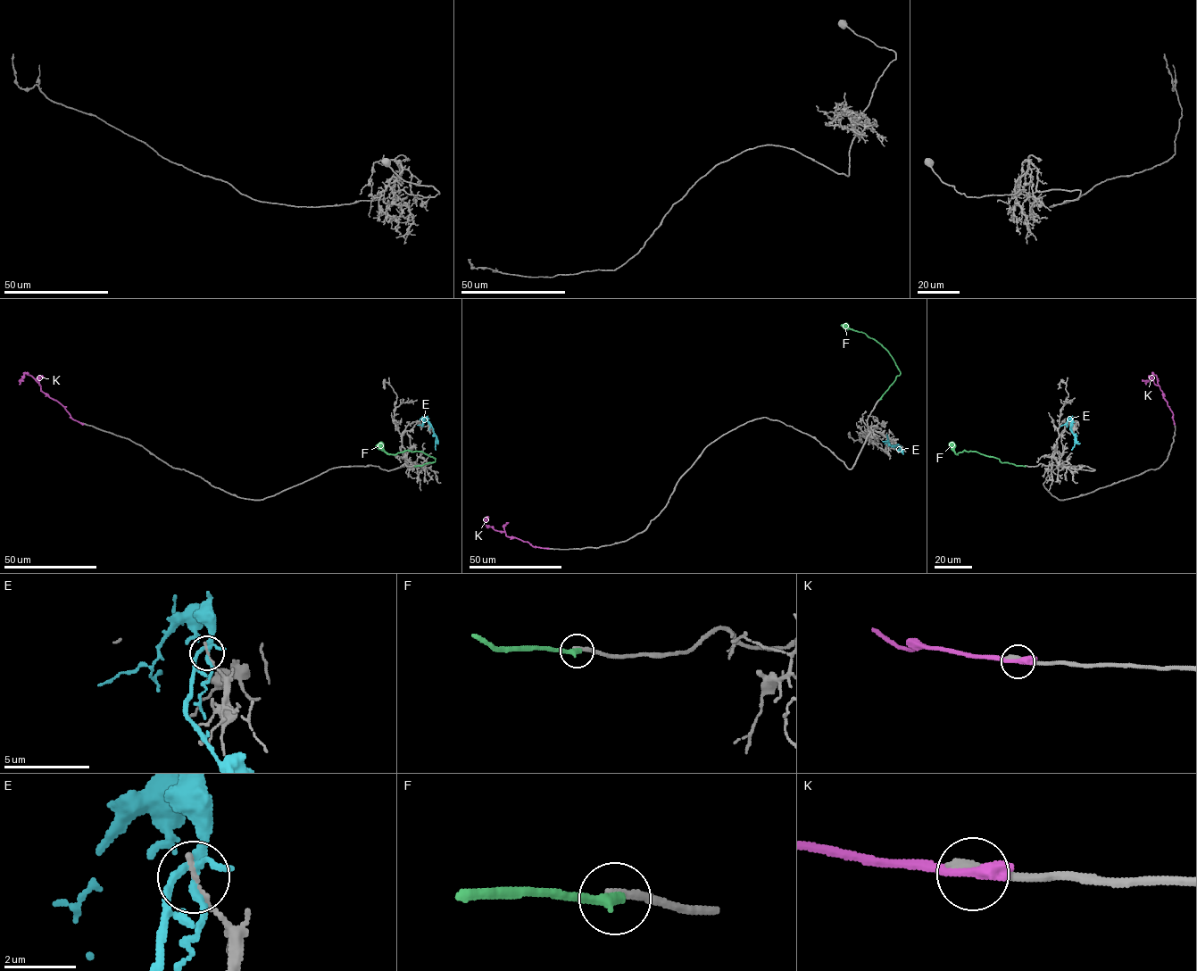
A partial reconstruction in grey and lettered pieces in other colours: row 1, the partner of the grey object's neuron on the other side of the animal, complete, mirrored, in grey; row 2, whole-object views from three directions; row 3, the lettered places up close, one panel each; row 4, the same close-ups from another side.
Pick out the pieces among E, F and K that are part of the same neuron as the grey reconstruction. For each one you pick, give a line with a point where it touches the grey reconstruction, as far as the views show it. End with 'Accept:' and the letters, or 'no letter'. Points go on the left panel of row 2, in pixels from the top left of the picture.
Accept: no letter

